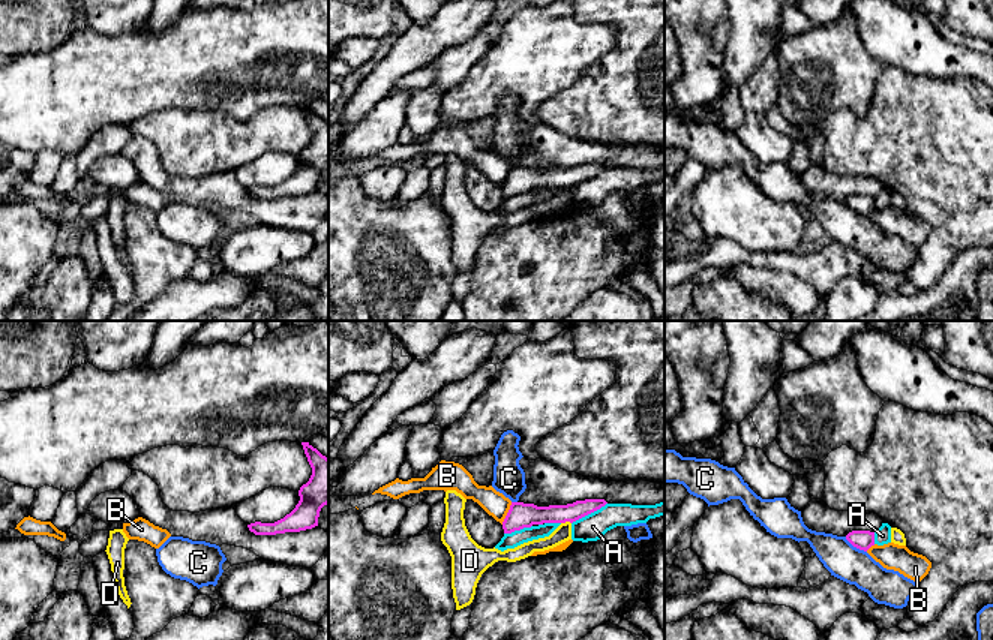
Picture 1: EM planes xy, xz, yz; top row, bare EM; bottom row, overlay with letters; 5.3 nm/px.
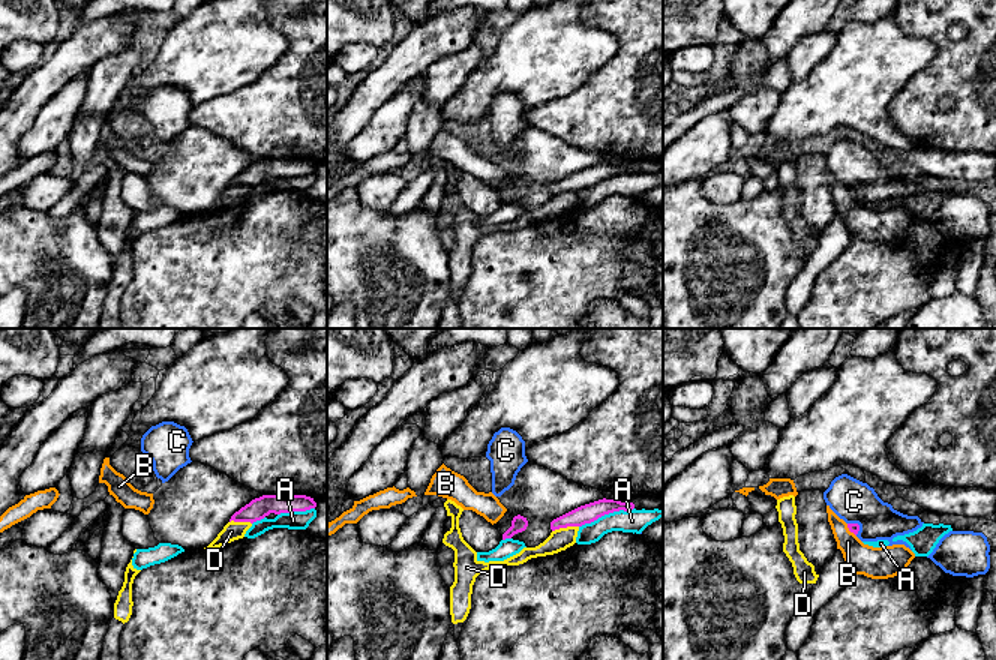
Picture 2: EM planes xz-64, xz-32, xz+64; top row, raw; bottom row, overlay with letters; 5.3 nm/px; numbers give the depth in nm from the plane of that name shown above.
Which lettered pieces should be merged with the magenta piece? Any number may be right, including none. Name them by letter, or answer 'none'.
none

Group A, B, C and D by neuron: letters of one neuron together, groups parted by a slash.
A / B / C / D

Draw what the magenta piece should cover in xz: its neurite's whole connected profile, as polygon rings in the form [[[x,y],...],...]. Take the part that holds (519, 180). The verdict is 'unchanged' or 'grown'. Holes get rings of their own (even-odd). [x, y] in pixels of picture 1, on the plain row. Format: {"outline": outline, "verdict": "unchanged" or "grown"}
{"outline": [[[585,163],[567,169],[537,171],[534,168],[512,166],[502,186],[504,198],[512,198],[532,189],[576,186],[608,166],[604,163]]], "verdict": "unchanged"}

